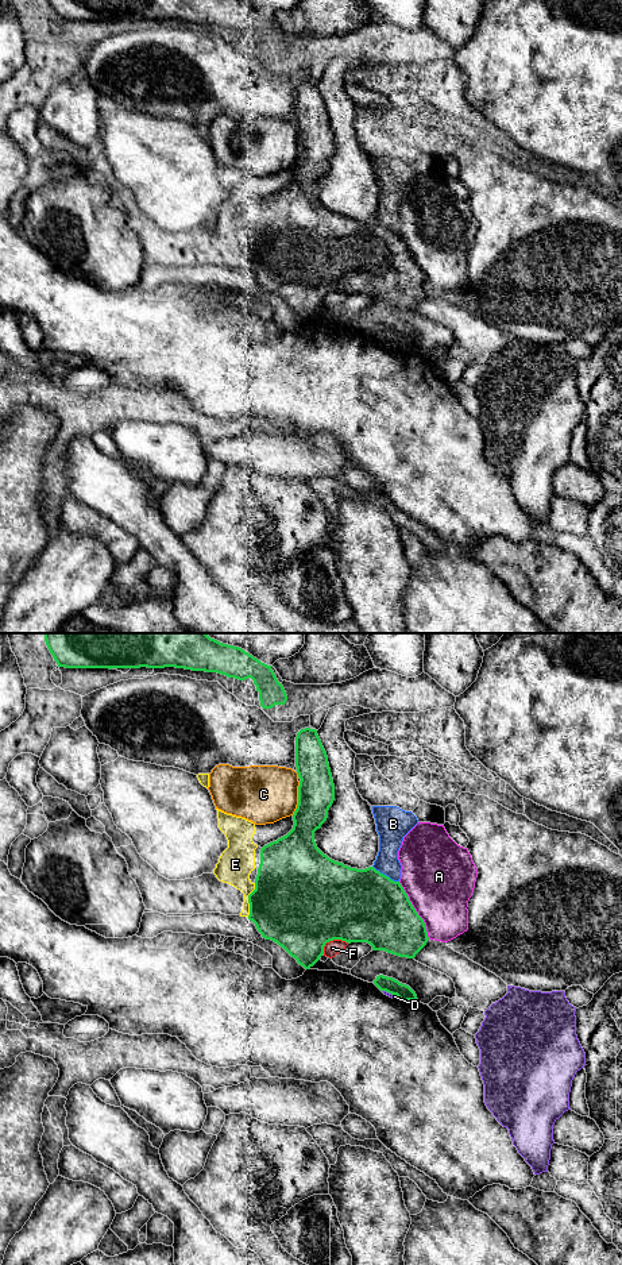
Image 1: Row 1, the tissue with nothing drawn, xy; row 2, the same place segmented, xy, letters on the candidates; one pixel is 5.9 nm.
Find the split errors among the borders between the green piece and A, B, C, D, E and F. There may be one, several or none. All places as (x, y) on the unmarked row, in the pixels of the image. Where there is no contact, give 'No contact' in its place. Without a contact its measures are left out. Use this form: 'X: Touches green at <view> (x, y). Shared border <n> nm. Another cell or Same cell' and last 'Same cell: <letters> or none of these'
A: Touches green at xy (414, 262). Shared border 400 nm. Another cell
B: Touches green at xy (385, 227). Shared border 190 nm. Another cell
C: Touches green at xy (298, 150). Shared border 200 nm. Another cell
D: Touches green at xy (391, 346). Shared border 130 nm. Another cell
E: Touches green at xy (248, 253). Shared border 220 nm. Another cell
F: Touches green at xy (332, 292). Shared border 170 nm. Another cell
Same cell: none of these

